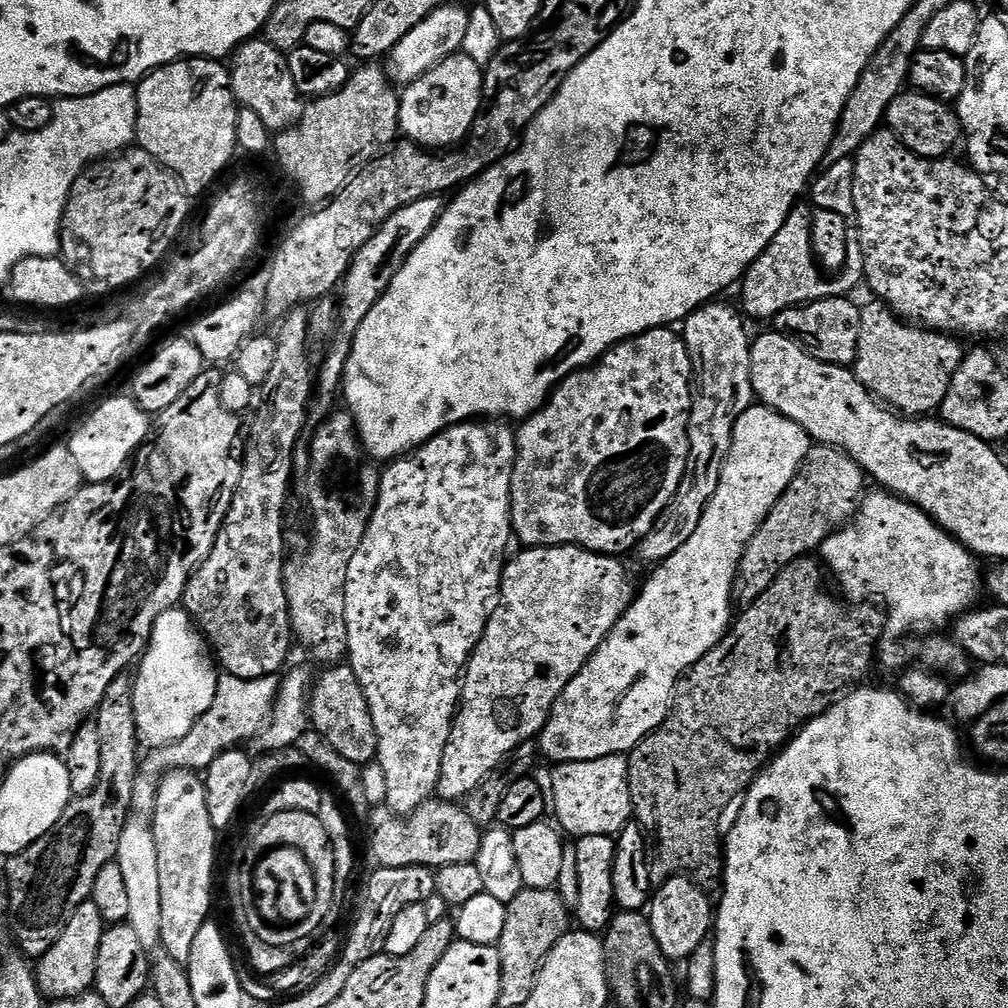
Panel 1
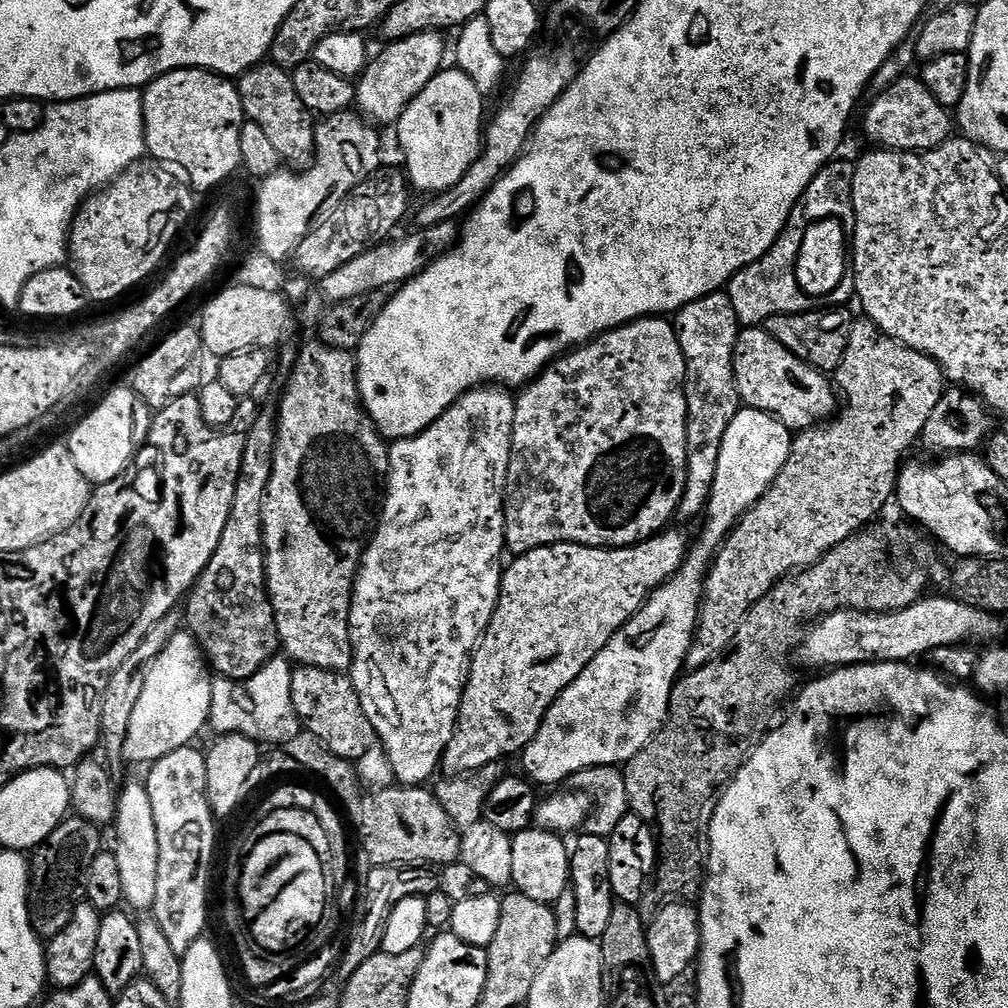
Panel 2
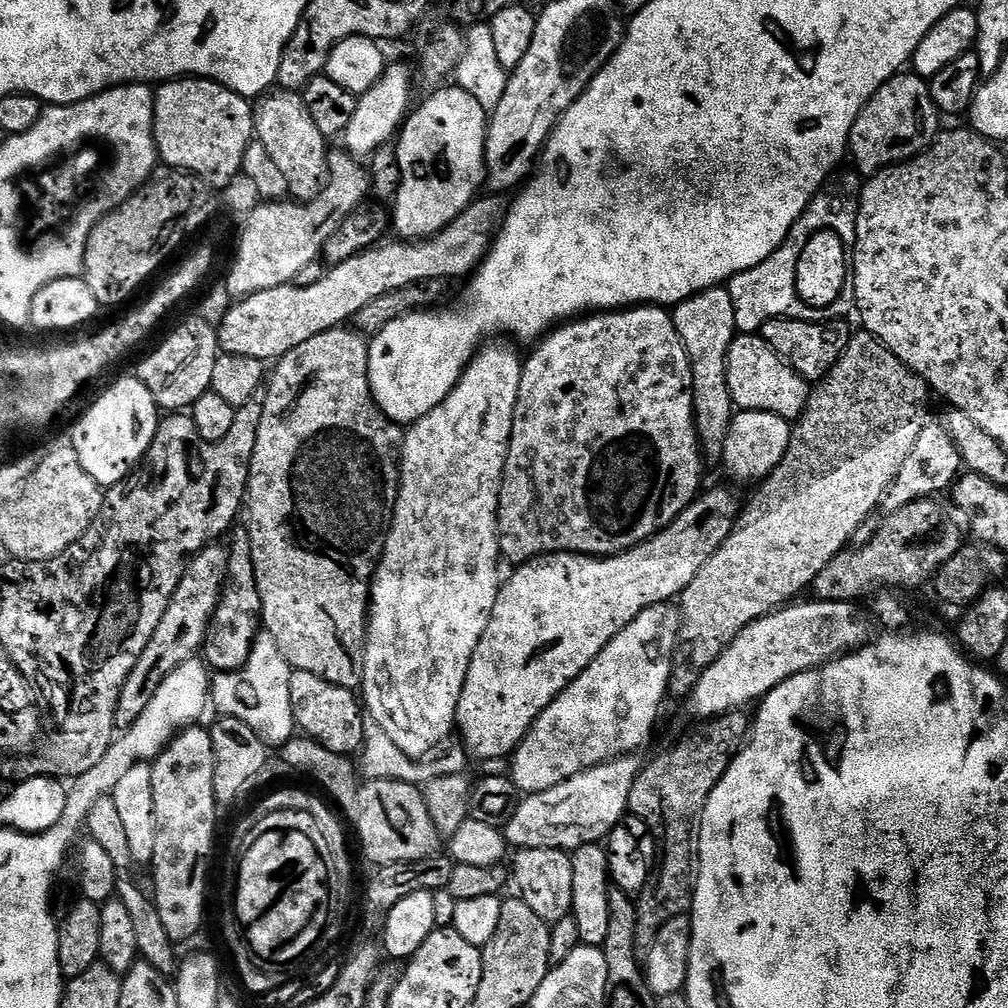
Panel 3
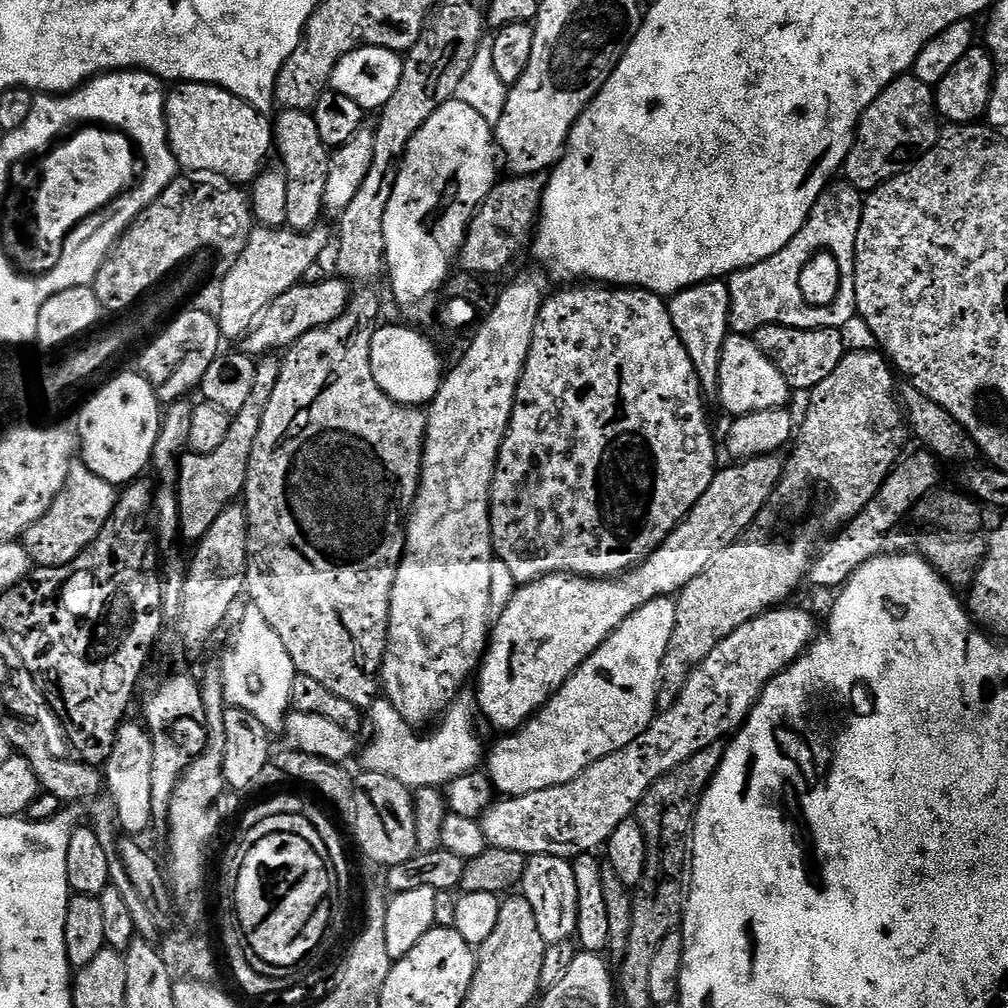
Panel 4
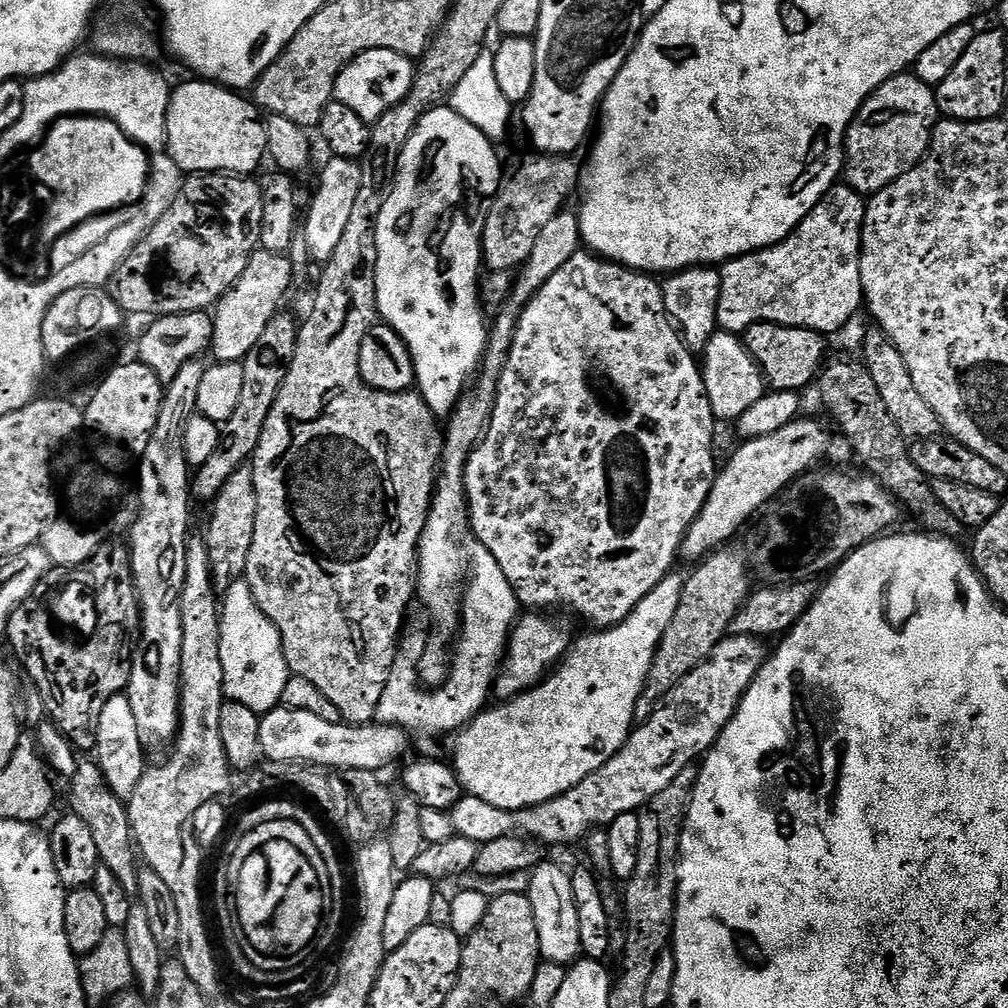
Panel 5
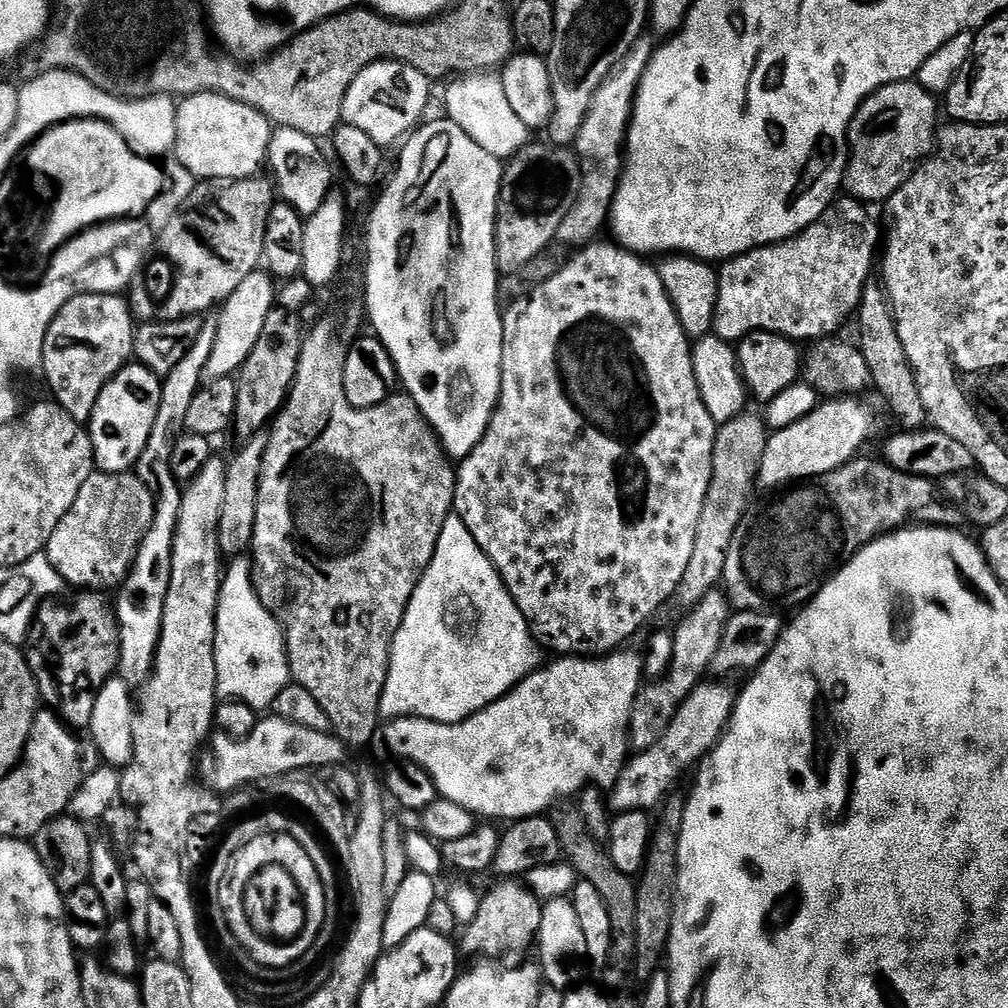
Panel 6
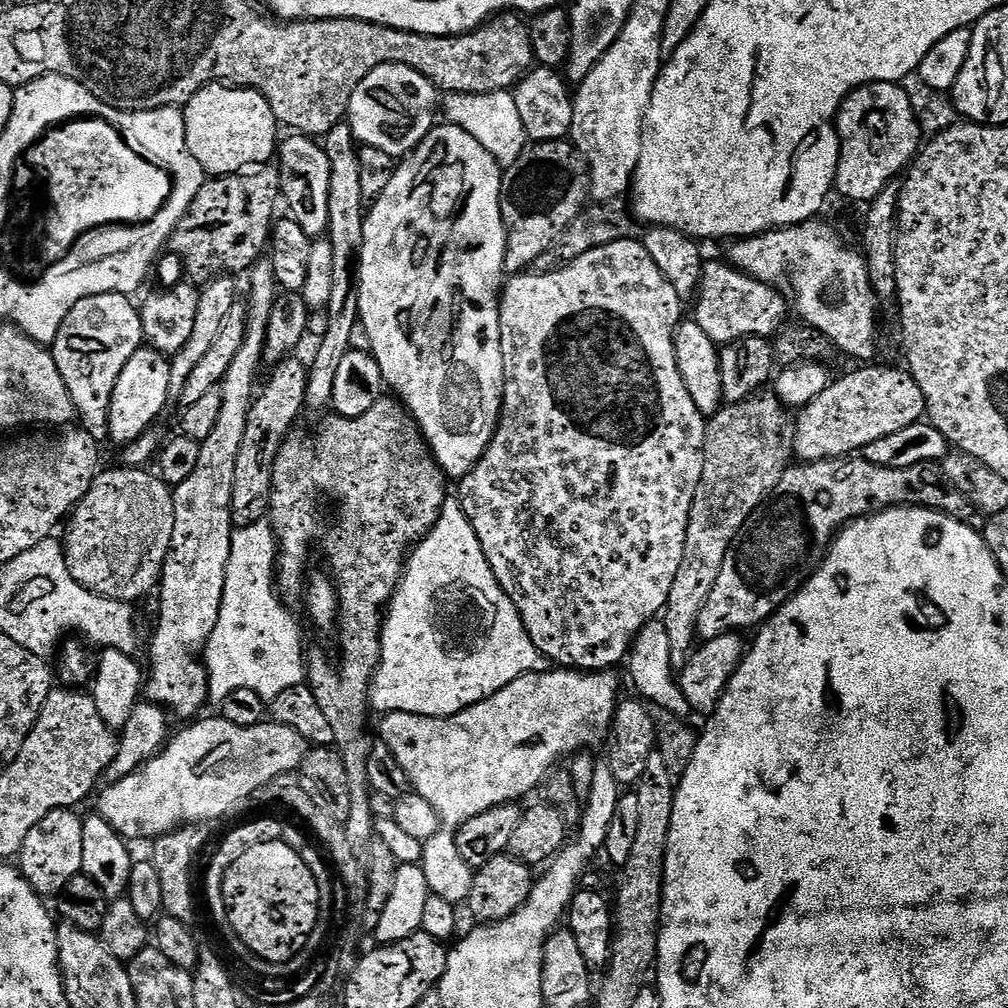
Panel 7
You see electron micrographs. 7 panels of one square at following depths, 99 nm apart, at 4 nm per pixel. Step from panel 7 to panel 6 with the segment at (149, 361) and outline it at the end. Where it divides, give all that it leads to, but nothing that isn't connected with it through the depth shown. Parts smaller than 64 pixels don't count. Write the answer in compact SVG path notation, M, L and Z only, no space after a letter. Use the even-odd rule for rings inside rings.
M129 362L120 373L98 394L98 402L92 411L92 419L86 427L92 436L96 455L96 468L101 472L131 472L139 465L142 450L154 430L154 418L158 418L161 377L151 372L145 364Z

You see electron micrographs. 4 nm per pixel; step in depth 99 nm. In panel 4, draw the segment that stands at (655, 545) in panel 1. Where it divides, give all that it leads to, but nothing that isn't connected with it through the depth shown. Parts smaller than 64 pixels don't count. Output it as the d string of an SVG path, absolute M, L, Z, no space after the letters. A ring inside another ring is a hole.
M723 279L710 280L707 284L696 284L676 293L667 301L670 318L674 322L674 330L686 346L686 354L690 354L690 362L694 362L696 377L703 395L711 398L717 395L718 366L722 358L722 346L730 335L728 311L730 310L730 294L727 283Z

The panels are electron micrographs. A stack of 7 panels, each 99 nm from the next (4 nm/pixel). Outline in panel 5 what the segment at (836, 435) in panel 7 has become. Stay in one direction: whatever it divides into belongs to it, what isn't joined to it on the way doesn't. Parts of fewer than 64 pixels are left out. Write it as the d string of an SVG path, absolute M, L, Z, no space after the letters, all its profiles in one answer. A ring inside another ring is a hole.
M797 418L791 424L782 426L782 430L771 432L765 436L754 436L743 441L744 444L728 460L728 465L721 467L716 473L716 480L712 483L712 493L708 495L708 501L702 506L702 510L696 516L684 536L684 546L682 549L683 559L696 560L700 562L709 554L717 551L763 504L768 504L776 495L779 497L785 491L791 480L796 480L816 459L820 456L820 451L828 444L828 436L820 429L820 424L816 420L804 420Z

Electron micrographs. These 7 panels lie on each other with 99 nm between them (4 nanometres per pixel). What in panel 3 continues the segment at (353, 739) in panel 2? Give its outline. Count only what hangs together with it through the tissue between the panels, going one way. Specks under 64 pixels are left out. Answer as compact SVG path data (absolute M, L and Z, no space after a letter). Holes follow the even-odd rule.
M293 671L290 678L290 706L297 729L305 737L316 740L326 750L351 757L364 747L366 712L353 689L334 686L334 682L318 678L318 674Z

